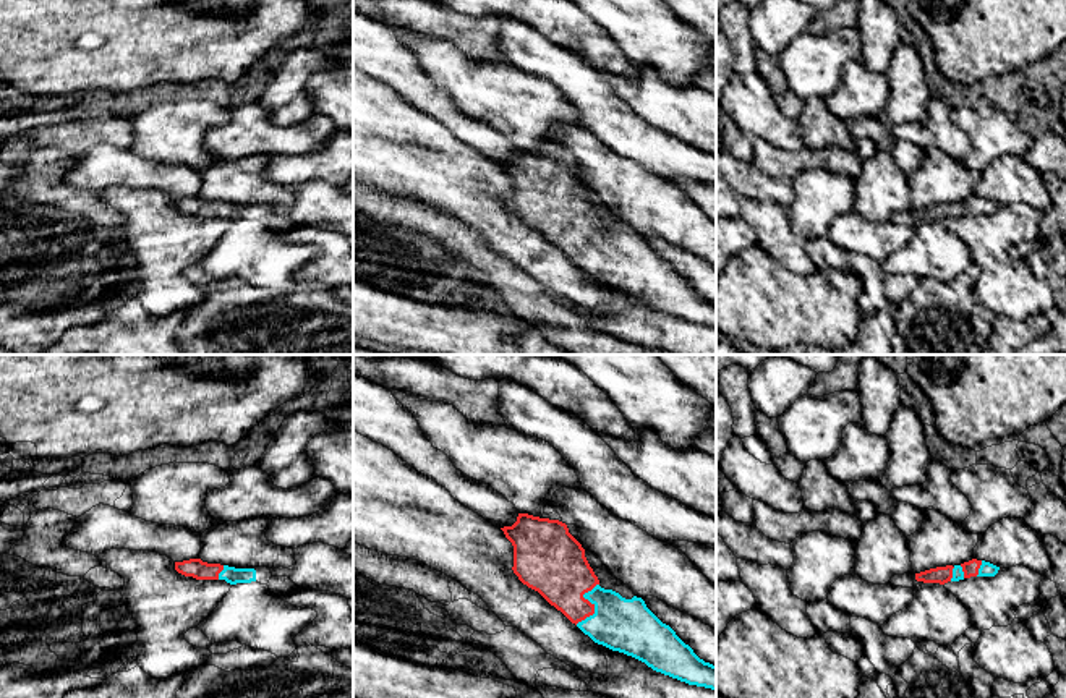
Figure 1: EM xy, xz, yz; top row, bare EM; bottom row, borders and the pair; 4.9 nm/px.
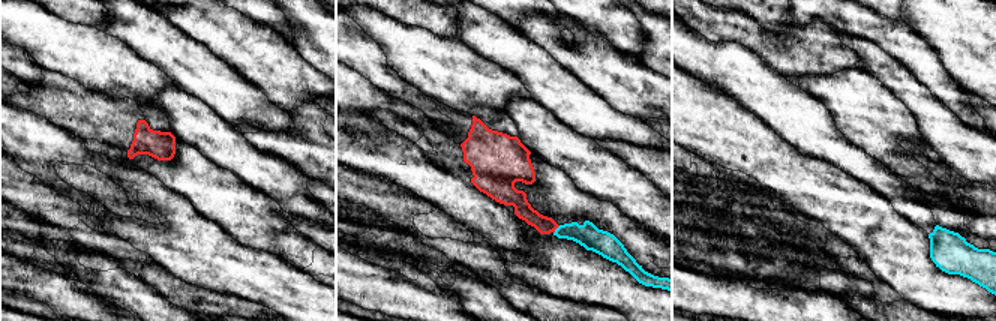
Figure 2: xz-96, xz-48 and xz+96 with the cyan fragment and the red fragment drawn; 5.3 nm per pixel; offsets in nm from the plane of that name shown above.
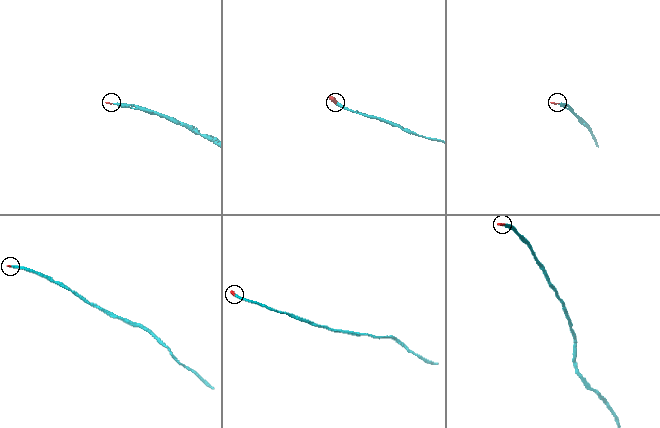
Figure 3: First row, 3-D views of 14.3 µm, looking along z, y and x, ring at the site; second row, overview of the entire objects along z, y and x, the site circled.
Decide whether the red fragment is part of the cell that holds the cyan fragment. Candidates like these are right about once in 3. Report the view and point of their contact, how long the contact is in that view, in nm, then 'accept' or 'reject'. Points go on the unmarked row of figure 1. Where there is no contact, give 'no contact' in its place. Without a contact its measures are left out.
xz (595, 243) | 240 nm | accept

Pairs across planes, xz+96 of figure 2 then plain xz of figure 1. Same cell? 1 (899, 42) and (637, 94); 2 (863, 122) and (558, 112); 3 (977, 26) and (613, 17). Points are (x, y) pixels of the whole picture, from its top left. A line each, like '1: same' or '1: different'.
1: different
2: same
3: same

